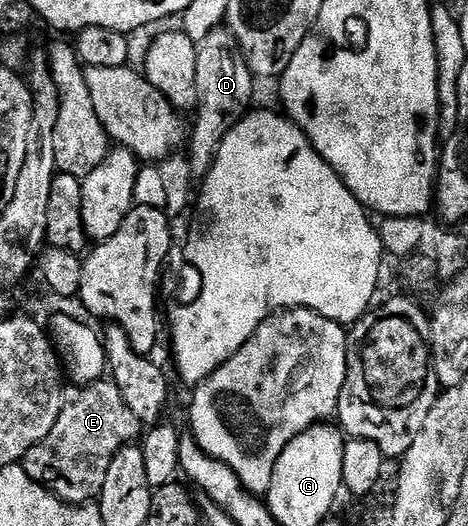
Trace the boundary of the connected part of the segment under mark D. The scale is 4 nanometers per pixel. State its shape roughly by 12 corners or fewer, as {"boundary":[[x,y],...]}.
{"boundary":[[226,26],[199,40],[186,164],[203,178],[249,111],[254,77]]}

